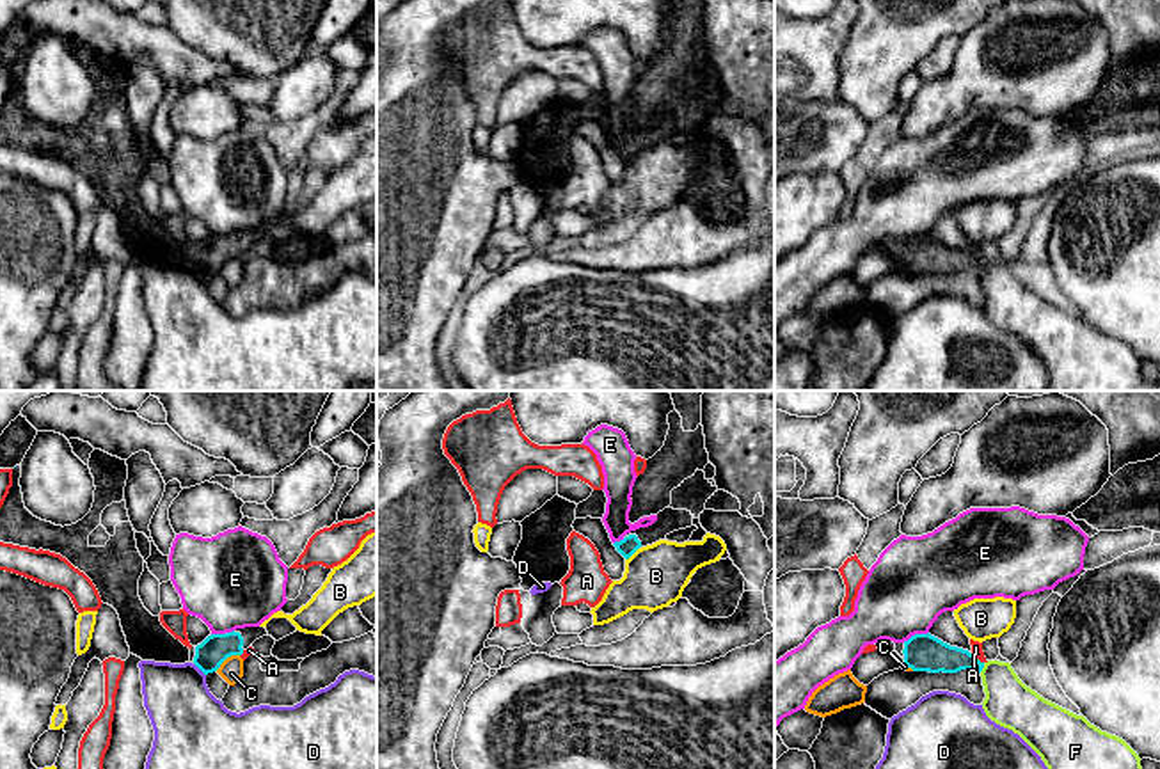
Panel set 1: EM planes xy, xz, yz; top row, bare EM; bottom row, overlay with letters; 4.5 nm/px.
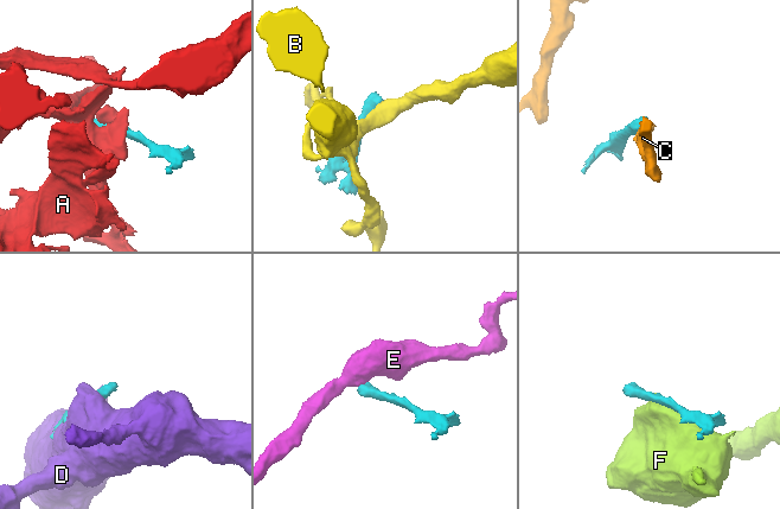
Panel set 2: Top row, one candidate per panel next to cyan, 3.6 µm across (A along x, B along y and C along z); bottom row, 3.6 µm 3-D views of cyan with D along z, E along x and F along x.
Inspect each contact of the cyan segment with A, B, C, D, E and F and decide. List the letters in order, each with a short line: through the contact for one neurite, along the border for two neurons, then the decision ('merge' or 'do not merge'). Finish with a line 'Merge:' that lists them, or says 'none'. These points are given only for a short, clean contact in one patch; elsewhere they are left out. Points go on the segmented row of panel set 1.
A: line yz (972, 652), (983, 663); do not merge
B: line xz (638, 547), (626, 560); do not merge
C: line xy (238, 654), (231, 654), (215, 670); do not merge
D: do not merge
E: line yz (928, 631), (915, 633), (903, 642); do not merge
F: line yz (985, 663), (979, 672); do not merge
Merge: none

